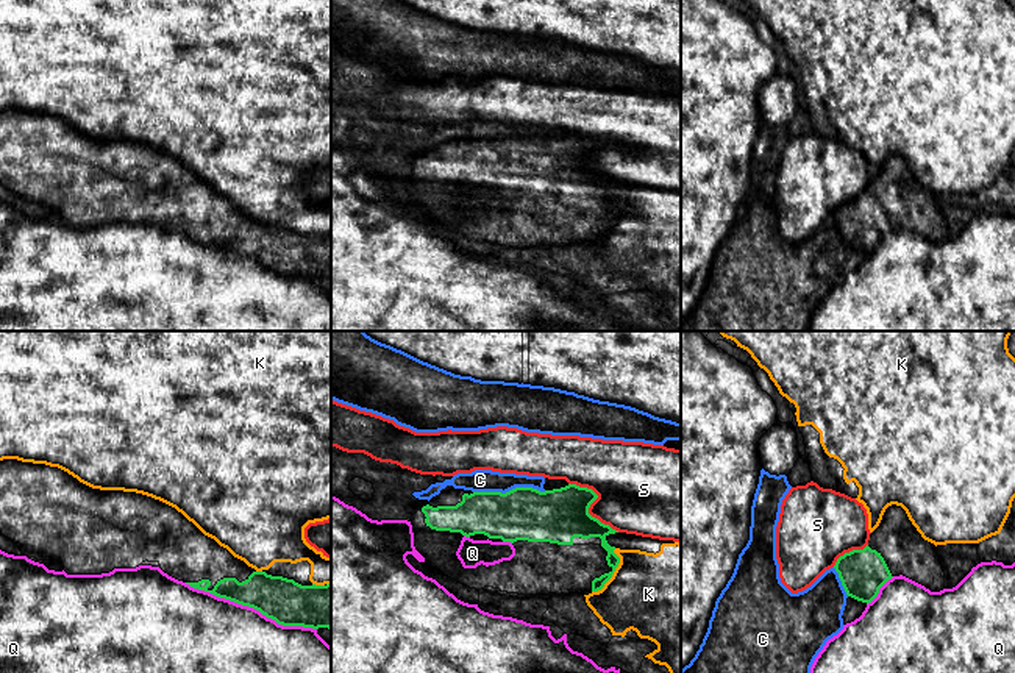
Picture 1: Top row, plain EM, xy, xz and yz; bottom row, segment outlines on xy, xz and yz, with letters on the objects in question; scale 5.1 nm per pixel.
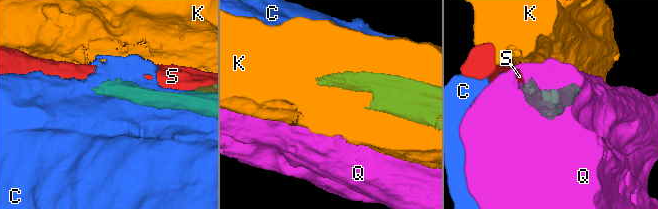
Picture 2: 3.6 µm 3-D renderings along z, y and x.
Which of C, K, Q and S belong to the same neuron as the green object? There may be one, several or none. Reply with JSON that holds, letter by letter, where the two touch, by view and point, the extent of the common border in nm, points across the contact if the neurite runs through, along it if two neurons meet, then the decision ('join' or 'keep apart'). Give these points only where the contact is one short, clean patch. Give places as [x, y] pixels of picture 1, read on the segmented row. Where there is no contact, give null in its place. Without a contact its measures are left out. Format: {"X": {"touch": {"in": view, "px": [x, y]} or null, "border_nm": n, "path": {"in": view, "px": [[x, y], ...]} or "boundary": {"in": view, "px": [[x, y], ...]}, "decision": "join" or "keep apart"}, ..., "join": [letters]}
{"C": {"touch": {"in": "xz", "px": [509, 491]}, "border_nm": 380, "decision": "keep apart"}, "K": {"touch": {"in": "xz", "px": [612, 573]}, "border_nm": 260, "decision": "keep apart"}, "Q": {"touch": {"in": "xy", "px": [250, 606]}, "border_nm": 700, "decision": "keep apart"}, "S": {"touch": {"in": "xz", "px": [591, 503]}, "border_nm": 360, "decision": "keep apart"}, "join": []}

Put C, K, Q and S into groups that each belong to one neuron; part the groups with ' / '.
C / K / Q / S

